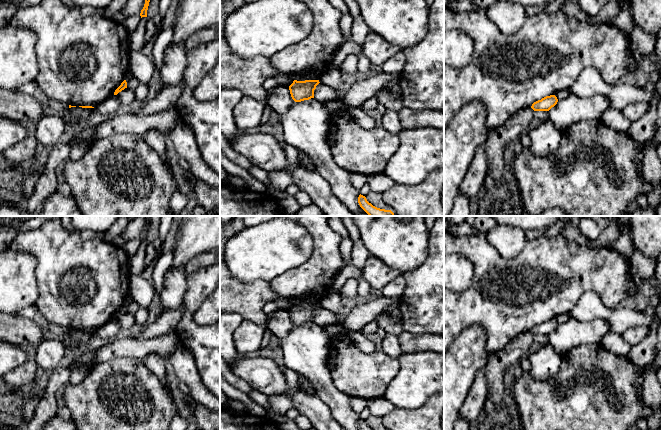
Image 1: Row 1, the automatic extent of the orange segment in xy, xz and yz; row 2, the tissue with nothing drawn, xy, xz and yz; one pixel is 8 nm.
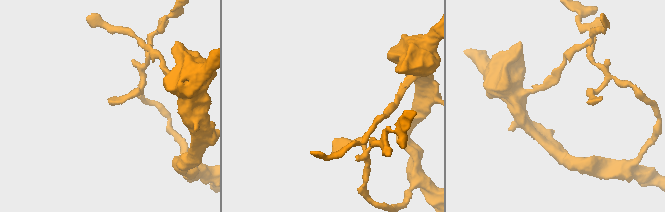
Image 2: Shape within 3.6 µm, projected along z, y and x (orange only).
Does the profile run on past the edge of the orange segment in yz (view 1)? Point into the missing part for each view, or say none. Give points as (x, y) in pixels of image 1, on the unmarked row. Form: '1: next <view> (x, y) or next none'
1: next none

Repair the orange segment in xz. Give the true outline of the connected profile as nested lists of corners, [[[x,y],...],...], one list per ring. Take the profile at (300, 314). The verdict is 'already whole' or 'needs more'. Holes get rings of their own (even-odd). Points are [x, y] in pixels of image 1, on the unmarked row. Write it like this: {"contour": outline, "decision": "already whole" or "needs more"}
{"contour": [[[294,304],[293,307],[289,310],[292,323],[295,326],[301,326],[314,322],[314,314],[319,307],[319,304]]], "decision": "already whole"}

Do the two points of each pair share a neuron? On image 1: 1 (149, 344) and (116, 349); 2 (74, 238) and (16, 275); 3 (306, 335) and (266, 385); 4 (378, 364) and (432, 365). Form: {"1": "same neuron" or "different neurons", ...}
{"1": "same neuron", "2": "different neurons", "3": "different neurons", "4": "different neurons"}

